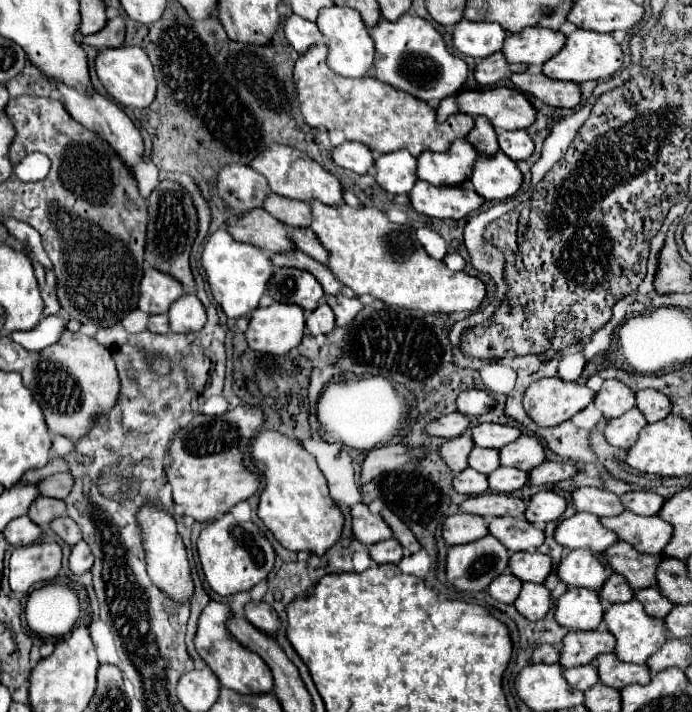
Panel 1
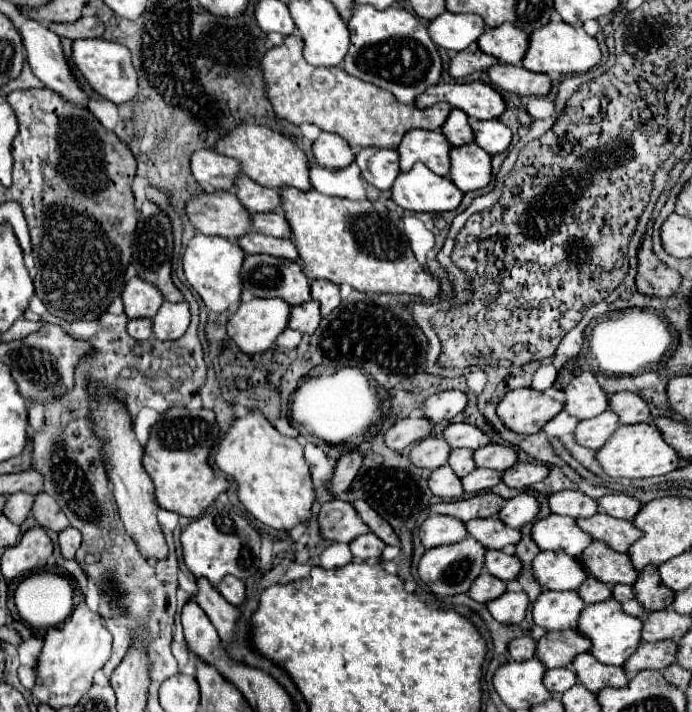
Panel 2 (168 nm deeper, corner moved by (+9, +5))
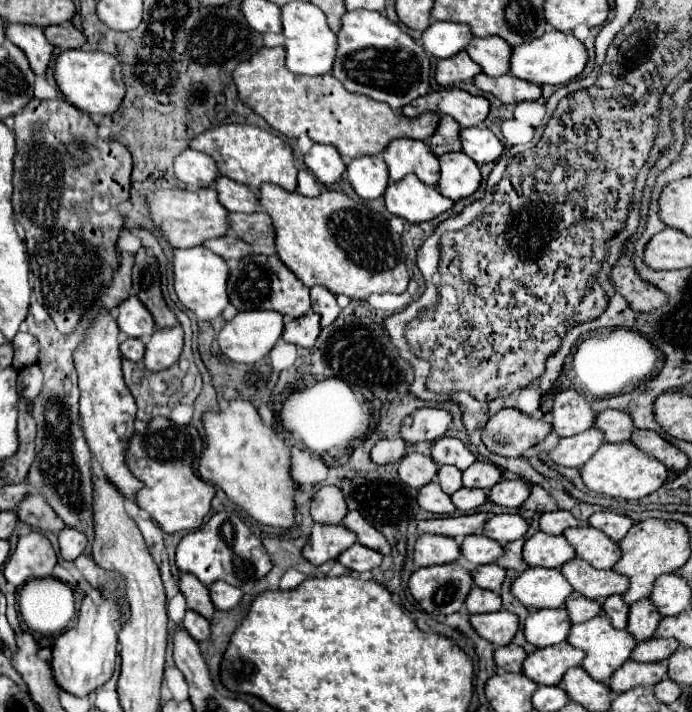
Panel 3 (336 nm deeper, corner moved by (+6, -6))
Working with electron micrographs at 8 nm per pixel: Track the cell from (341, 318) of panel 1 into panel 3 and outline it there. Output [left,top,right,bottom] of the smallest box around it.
[311,286,341,326]

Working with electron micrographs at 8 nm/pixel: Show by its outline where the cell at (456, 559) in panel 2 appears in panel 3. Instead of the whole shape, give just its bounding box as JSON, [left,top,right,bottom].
[409,562,471,614]

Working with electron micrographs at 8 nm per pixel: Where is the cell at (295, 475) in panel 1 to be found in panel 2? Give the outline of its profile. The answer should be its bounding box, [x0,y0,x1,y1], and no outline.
[214,409,314,531]

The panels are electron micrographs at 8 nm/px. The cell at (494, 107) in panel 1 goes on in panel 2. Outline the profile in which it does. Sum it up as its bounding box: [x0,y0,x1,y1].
[416,81,504,119]

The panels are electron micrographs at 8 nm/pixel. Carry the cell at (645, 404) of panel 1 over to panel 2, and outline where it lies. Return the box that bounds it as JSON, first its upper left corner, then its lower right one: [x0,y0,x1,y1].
[608,393,650,425]

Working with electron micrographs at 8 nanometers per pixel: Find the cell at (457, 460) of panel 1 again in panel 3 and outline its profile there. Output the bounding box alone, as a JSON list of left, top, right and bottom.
[399,452,439,488]

